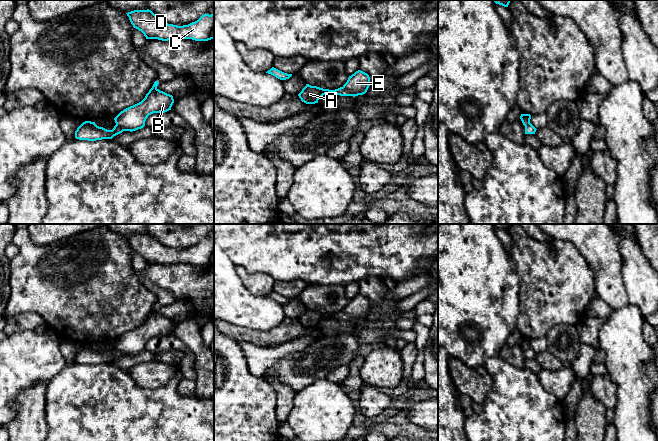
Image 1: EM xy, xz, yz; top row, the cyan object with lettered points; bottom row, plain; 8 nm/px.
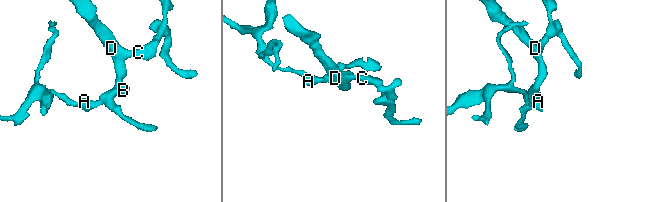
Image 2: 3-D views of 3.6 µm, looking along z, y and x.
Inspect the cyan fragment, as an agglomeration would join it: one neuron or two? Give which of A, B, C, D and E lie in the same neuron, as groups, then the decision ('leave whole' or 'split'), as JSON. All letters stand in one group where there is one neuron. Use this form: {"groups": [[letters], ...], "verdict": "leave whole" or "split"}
{"groups": [["A"], ["B", "C", "D", "E"]], "verdict": "split"}

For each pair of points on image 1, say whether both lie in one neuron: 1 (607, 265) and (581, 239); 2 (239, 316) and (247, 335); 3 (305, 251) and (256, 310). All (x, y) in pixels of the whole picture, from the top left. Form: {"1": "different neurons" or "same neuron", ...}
{"1": "same neuron", "2": "different neurons", "3": "different neurons"}

